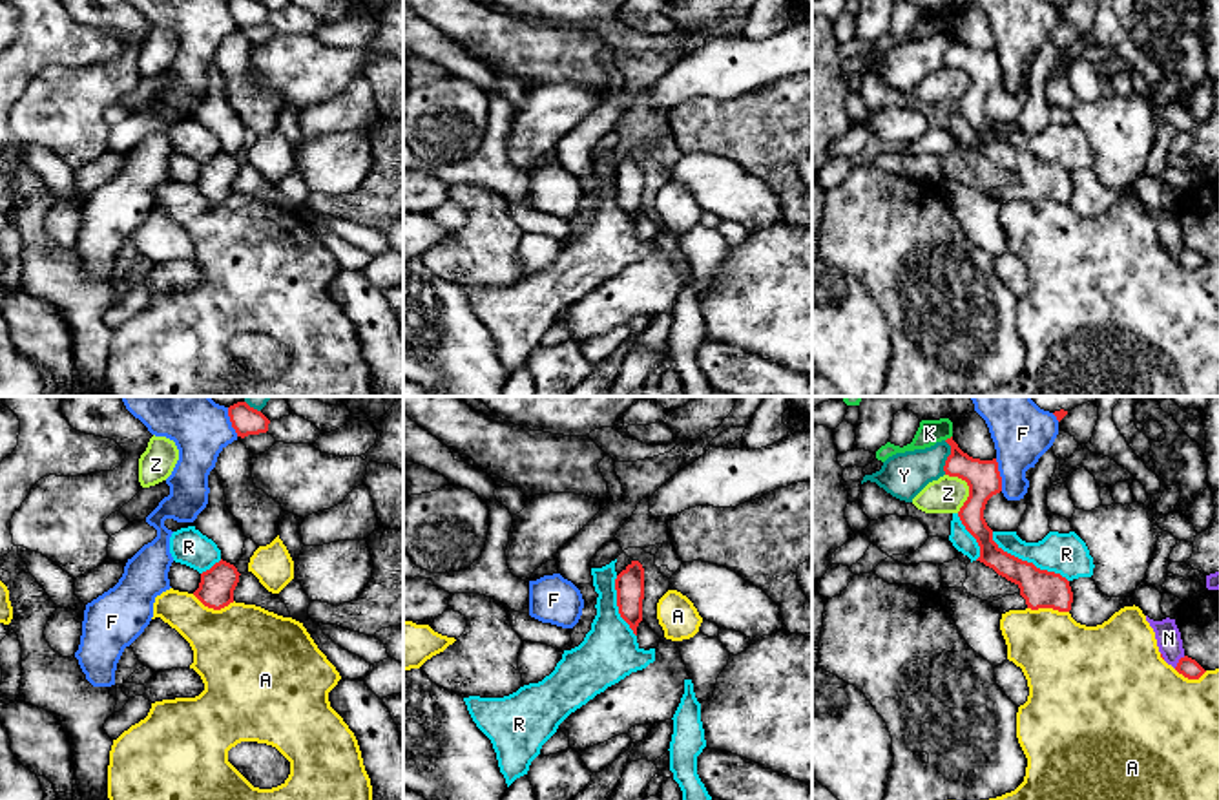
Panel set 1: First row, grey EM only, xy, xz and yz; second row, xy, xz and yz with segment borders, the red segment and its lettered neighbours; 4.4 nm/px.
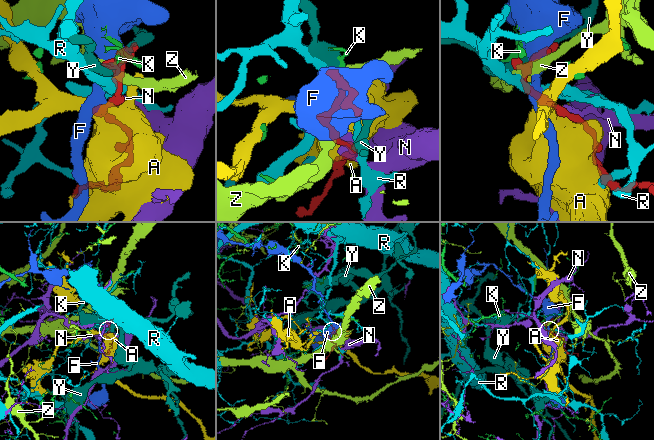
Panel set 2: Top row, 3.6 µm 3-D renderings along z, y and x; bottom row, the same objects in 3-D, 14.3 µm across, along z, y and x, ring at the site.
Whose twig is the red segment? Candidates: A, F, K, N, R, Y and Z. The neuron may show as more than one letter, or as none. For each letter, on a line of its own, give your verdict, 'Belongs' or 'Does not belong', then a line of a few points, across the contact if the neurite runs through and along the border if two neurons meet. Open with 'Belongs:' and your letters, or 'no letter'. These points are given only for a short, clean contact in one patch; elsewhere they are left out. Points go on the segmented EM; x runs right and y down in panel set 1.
Belongs: no letter
A: Does not belong
F: Does not belong. Line: yz (995, 459), (1002, 490)
K: Does not belong. Line: yz (951, 435), (946, 441)
N: Does not belong
R: Does not belong
Y: Does not belong
Z: Does not belong. Line: yz (946, 473), (960, 477), (968, 486), (968, 499), (957, 512)

